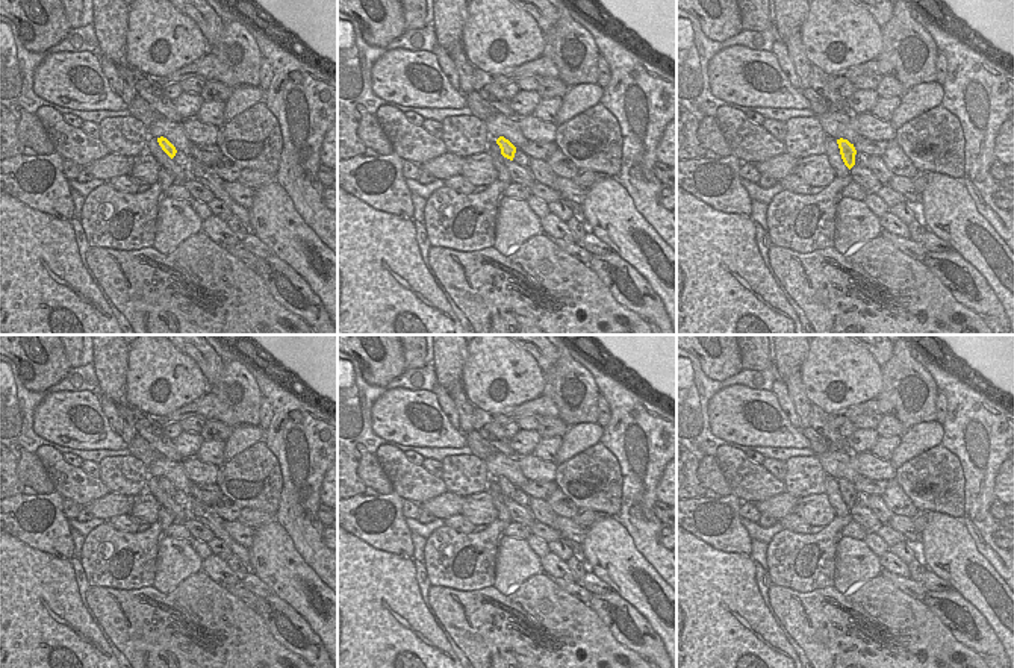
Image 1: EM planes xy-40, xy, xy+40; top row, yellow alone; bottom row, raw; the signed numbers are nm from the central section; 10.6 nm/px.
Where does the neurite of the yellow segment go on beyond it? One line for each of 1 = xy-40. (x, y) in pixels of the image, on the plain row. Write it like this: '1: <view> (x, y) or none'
1: none

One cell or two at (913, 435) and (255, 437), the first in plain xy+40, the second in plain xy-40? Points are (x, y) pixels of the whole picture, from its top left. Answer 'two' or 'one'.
one

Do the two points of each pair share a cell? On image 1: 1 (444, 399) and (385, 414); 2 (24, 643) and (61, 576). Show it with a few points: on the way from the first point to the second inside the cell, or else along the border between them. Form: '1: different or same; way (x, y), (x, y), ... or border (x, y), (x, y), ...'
1: different; border (430, 391), (435, 394), (448, 421), (459, 429)
2: same; way (24, 626), (24, 612), (44, 593)

